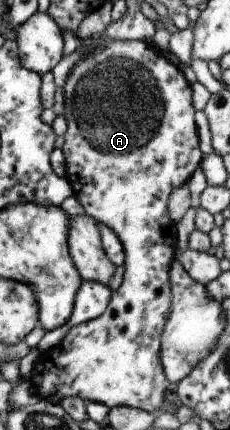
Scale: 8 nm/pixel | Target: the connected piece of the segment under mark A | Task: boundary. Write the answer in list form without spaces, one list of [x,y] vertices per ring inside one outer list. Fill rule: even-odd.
[[[104,40],[94,46],[94,51],[89,51],[79,59],[75,67],[71,67],[62,86],[63,112],[62,117],[66,122],[63,145],[60,150],[64,158],[64,176],[70,184],[73,196],[81,204],[84,212],[92,217],[101,225],[109,227],[121,241],[124,252],[124,268],[122,270],[122,279],[116,289],[111,290],[111,296],[105,311],[96,319],[86,320],[85,322],[73,325],[62,337],[59,344],[51,347],[49,350],[39,352],[36,358],[35,366],[30,372],[28,381],[34,387],[38,398],[54,405],[67,397],[77,397],[83,402],[89,401],[99,403],[109,408],[113,407],[131,407],[144,410],[149,414],[159,414],[161,402],[165,393],[174,387],[164,378],[164,372],[159,360],[160,334],[164,327],[166,316],[169,312],[171,291],[168,281],[168,270],[171,261],[174,258],[175,247],[175,223],[169,220],[167,212],[167,199],[174,188],[182,184],[190,184],[192,178],[197,174],[202,153],[199,151],[199,139],[197,130],[193,122],[194,109],[191,105],[191,87],[189,86],[183,72],[177,64],[172,64],[163,52],[153,43],[142,40]]]

